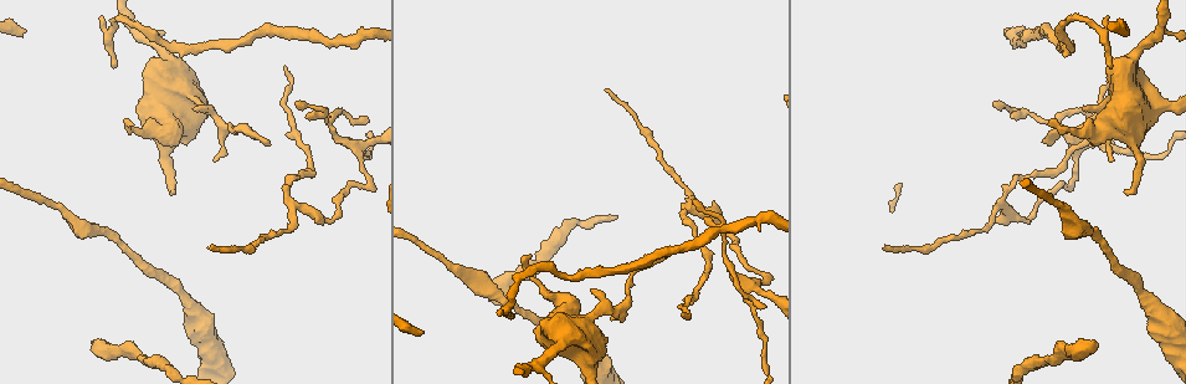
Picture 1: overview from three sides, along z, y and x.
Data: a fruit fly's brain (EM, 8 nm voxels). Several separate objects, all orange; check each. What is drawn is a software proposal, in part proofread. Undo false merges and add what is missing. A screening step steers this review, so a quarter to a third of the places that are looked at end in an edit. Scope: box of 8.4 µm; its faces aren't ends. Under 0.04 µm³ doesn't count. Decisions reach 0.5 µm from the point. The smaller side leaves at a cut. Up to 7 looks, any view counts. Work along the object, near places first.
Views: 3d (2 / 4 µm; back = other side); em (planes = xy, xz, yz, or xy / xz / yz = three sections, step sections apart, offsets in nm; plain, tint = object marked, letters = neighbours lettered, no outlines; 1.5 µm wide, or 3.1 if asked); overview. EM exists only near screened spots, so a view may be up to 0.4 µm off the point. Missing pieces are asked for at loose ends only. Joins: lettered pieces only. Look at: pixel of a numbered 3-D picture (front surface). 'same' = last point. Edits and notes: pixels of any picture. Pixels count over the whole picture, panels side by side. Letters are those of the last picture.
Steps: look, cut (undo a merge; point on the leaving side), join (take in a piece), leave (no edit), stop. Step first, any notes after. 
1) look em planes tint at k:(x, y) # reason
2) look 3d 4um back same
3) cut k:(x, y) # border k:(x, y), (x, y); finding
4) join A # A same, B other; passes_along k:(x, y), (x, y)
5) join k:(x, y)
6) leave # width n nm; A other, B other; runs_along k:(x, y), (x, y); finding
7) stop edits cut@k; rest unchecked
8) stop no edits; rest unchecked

look em planes letters at 1:(748, 287) # three arms meet

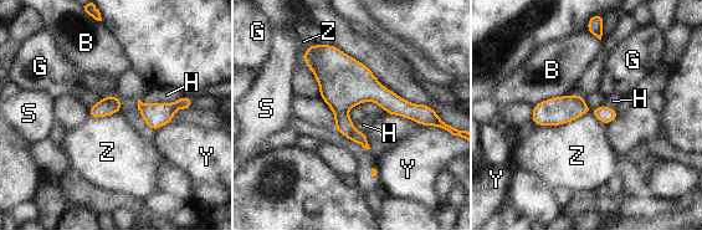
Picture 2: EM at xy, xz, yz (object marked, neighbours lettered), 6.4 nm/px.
leave # B other, G other, H other, S other, Y other, Z other; border 2:(606, 124), (588, 111), (534, 127); all the same neuron

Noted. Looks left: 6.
look em planes letters at 1:(283, 69) # thin end

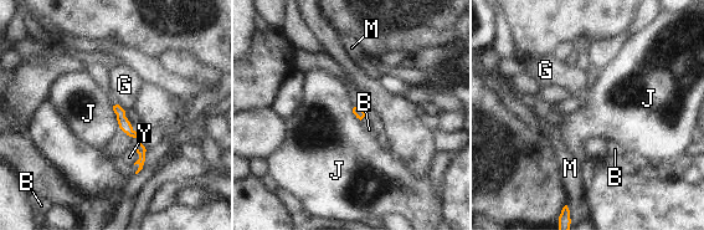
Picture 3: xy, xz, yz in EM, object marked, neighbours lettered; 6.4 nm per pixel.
leave # width 60 nm; B other, G other, J other, M other, Y other; border 3:(112, 106), (119, 129); no lettered piece goes on from it

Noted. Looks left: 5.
look em planes tint at 1:(1124, 191)

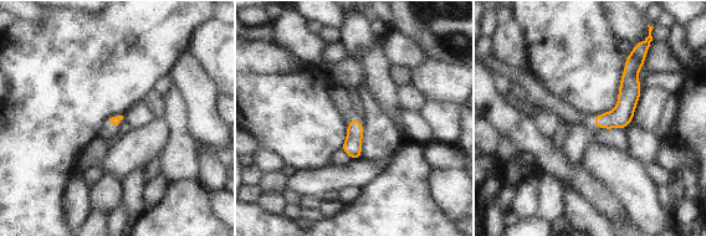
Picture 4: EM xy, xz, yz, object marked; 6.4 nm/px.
look em planes letters same

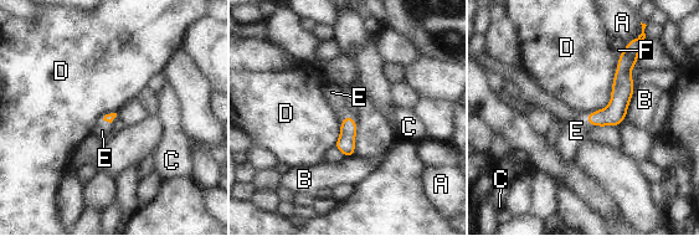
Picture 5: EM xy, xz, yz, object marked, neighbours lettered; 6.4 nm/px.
join E # A other, B other, C other, D other, E same, F other; passes_along 5:(615, 113), (590, 123), (576, 131); the neuron continues

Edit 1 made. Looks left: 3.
stop edits join@5; rest unchecked

